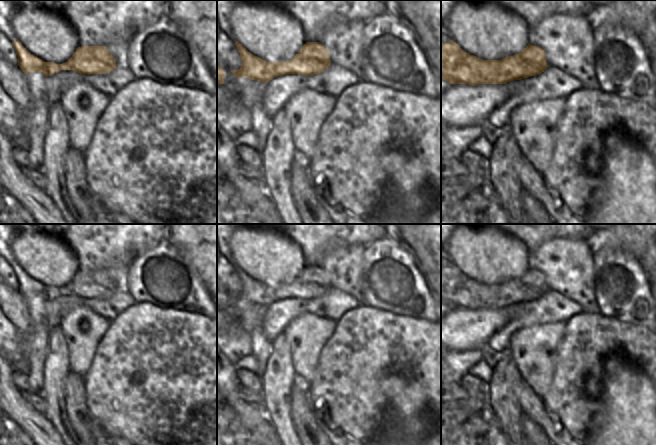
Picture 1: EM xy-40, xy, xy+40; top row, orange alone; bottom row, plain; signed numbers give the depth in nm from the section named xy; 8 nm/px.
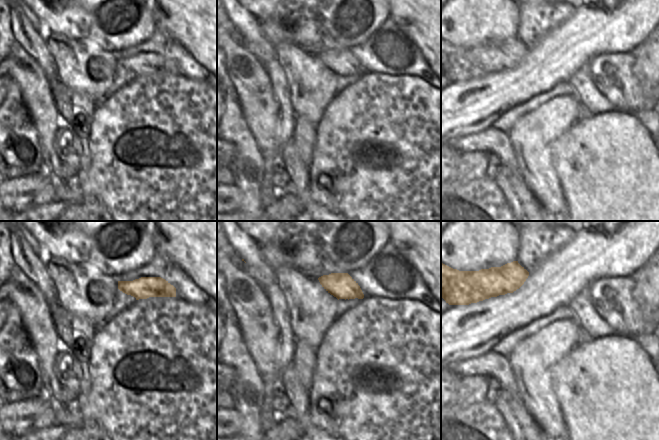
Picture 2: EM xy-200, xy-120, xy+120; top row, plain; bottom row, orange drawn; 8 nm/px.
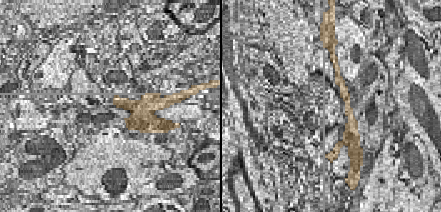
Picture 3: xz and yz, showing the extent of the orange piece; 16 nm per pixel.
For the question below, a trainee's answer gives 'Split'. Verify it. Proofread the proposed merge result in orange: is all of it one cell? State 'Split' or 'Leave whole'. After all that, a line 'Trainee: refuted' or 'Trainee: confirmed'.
Split
Trainee: confirmed

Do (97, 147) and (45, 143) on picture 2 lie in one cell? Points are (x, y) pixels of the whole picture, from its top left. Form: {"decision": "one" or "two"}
{"decision": "two"}

